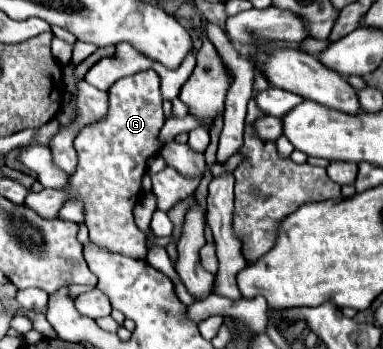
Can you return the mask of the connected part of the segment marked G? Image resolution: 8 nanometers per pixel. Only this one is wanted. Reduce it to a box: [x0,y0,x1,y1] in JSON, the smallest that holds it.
[69,70,165,260]

